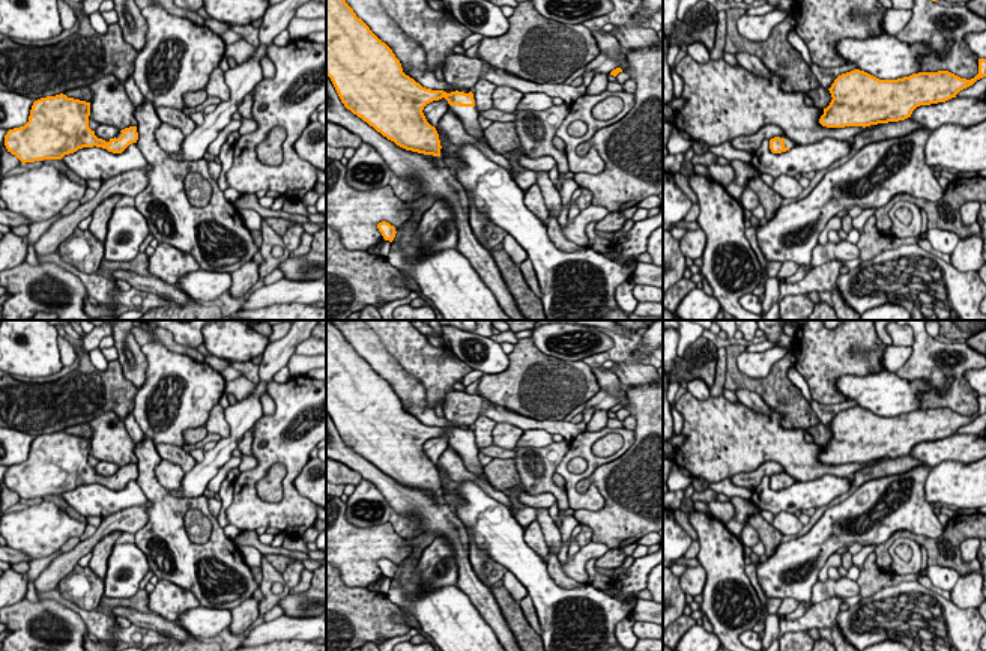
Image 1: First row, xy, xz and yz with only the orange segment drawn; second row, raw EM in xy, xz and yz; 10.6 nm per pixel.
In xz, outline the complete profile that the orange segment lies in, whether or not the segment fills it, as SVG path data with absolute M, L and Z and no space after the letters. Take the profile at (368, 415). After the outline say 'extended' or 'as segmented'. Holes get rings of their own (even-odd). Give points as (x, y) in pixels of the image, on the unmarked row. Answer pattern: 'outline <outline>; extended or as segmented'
outline M326 320L326 412L347 447L406 487L440 493L439 471L427 459L422 447L442 435L448 438L448 447L460 454L466 468L487 480L478 459L479 448L473 430L425 425L406 412L392 386L356 353L332 320Z; extended

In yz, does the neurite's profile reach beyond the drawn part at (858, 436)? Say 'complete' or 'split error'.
complete

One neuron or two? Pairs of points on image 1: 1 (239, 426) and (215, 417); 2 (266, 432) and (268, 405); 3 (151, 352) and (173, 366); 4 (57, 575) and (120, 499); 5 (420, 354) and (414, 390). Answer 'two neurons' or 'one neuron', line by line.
1: two neurons
2: two neurons
3: one neuron
4: two neurons
5: two neurons

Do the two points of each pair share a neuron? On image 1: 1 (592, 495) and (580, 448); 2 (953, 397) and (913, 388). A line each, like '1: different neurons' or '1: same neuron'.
1: same neuron
2: different neurons

